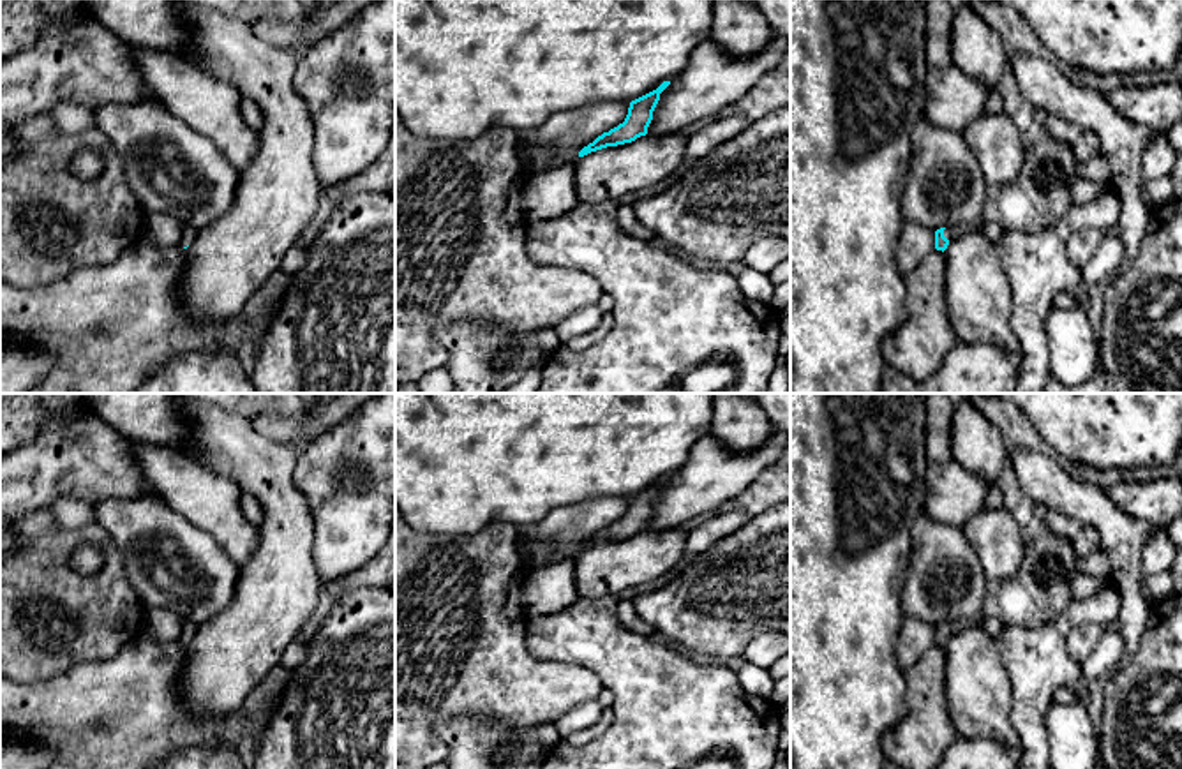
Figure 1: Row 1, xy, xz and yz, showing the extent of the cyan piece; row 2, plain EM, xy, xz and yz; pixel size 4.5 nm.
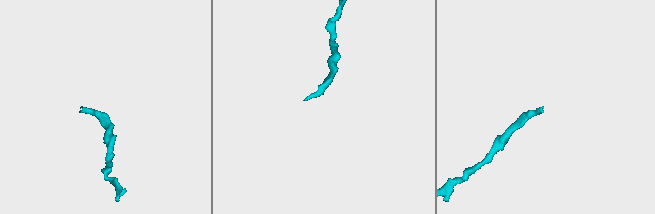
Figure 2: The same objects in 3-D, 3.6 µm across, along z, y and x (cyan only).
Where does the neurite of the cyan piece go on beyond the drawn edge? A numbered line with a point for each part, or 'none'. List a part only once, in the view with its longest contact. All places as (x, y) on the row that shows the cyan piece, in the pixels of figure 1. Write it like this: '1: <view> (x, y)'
1: yz (953, 231)

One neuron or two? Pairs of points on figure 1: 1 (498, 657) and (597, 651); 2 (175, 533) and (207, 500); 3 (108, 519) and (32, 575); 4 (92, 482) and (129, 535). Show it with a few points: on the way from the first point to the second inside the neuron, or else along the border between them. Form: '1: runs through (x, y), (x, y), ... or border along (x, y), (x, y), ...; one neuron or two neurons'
1: border along (528, 618), (524, 632), (526, 649), (547, 662); two neurons
2: border along (156, 492), (219, 545); two neurons
3: border along (94, 522), (113, 540), (122, 559); two neurons
4: border along (145, 492), (134, 498), (104, 498), (96, 505); two neurons

